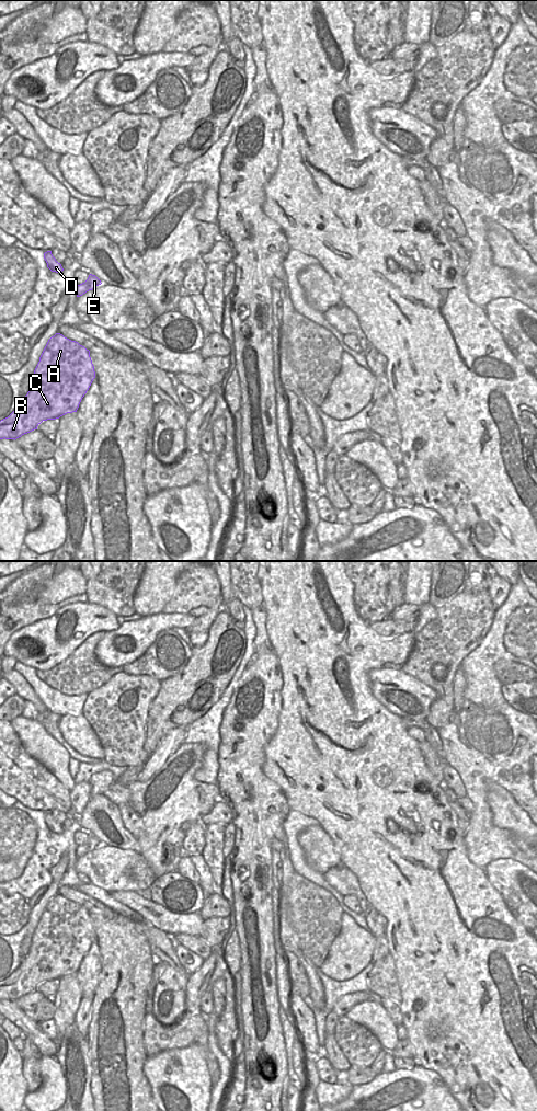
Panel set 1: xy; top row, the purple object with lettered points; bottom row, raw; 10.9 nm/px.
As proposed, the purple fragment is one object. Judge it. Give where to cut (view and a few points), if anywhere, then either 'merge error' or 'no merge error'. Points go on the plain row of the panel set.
no cut; no merge error

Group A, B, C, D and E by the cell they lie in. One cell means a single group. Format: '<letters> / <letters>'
A B C D E

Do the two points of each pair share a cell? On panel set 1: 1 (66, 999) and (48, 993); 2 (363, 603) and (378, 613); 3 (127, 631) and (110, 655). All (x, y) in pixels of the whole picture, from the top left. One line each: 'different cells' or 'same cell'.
1: different cells
2: same cell
3: same cell

